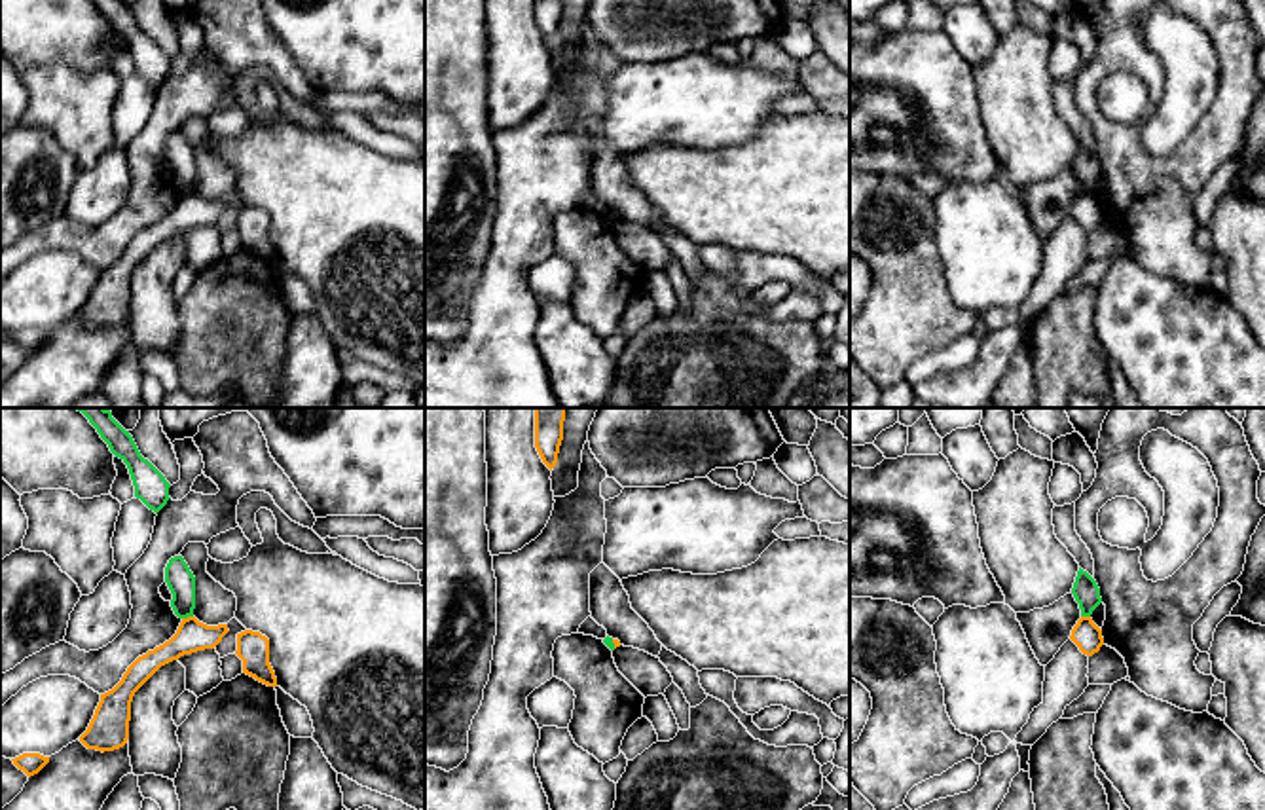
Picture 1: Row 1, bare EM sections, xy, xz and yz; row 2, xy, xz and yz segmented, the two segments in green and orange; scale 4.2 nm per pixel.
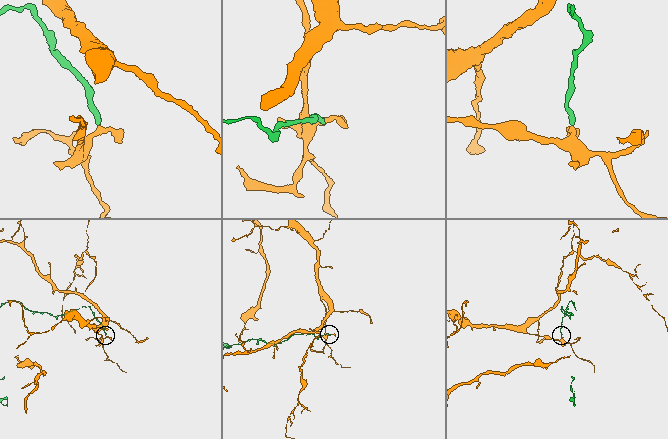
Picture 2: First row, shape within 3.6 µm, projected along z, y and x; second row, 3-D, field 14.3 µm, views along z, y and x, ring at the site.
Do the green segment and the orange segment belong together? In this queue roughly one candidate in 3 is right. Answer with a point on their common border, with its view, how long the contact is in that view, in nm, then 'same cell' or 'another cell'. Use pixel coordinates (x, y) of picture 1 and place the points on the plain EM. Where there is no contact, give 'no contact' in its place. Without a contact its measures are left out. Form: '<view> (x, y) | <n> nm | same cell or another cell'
xy (186, 192) | 50 nm | another cell

